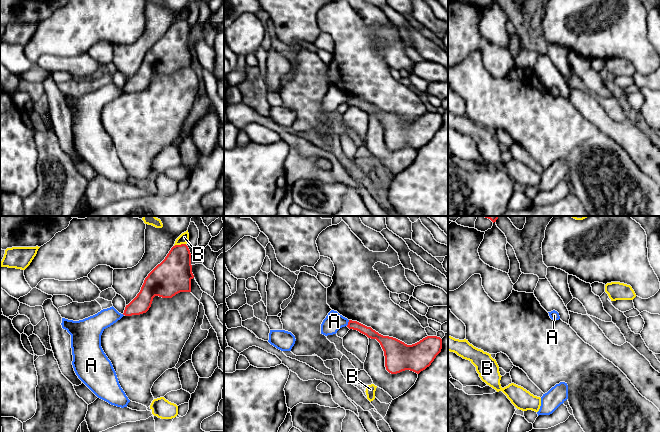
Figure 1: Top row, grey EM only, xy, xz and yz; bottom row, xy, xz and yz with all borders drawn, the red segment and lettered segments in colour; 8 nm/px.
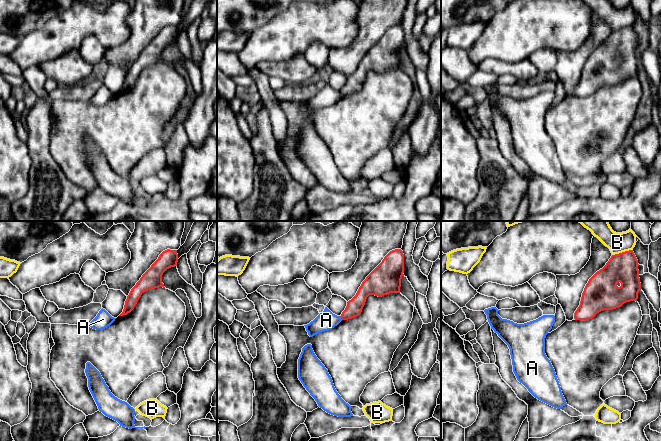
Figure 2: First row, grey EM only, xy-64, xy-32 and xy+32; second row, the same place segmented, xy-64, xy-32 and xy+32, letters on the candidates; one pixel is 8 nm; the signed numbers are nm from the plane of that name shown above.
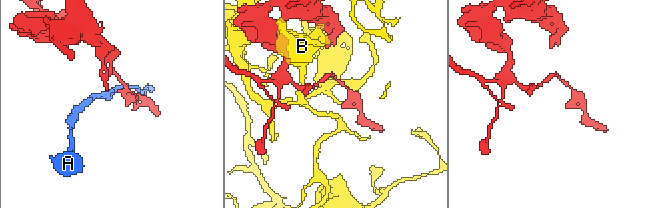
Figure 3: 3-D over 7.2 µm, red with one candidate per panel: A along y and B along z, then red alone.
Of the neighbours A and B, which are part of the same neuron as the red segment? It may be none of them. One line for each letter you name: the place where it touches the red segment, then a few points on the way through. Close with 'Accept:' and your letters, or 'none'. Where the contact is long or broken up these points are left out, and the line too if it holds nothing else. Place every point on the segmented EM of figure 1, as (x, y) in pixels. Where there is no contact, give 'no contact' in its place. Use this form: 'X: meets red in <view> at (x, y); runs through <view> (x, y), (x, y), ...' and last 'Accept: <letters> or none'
Accept: none

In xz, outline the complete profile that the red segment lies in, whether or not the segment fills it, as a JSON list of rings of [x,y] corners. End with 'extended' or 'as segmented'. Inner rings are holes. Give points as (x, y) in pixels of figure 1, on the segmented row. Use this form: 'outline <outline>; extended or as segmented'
outline [[[349,320],[347,327],[380,343],[384,351],[386,370],[391,374],[405,370],[419,374],[431,365],[442,349],[442,339],[437,336],[427,336],[415,344],[407,345],[396,338],[383,336],[357,321]]]; as segmented

